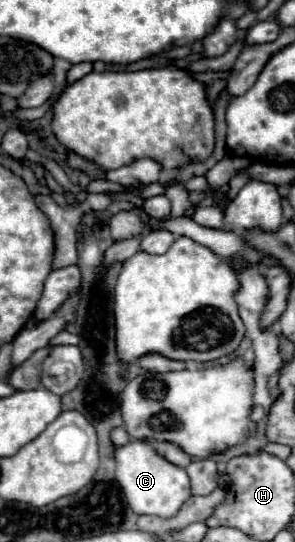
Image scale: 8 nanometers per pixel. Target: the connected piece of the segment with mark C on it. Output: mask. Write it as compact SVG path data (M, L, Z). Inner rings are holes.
M131 439L125 445L115 447L115 463L117 481L125 493L125 499L129 507L139 515L173 517L173 513L177 513L177 509L191 497L189 477L185 469L157 455L155 445L149 439Z

